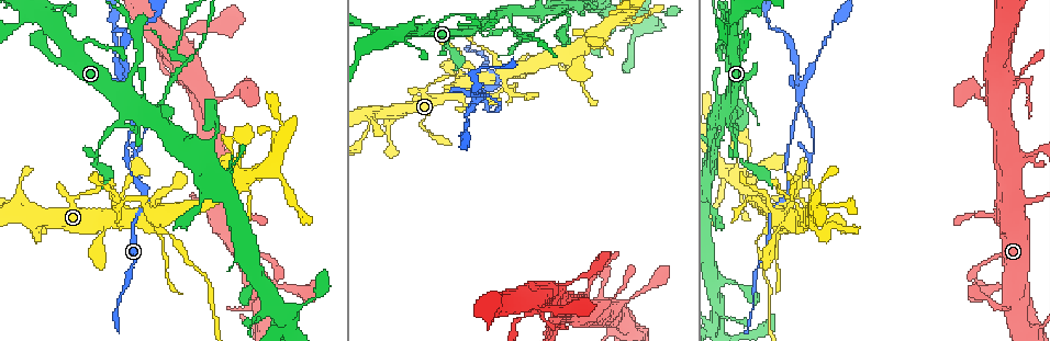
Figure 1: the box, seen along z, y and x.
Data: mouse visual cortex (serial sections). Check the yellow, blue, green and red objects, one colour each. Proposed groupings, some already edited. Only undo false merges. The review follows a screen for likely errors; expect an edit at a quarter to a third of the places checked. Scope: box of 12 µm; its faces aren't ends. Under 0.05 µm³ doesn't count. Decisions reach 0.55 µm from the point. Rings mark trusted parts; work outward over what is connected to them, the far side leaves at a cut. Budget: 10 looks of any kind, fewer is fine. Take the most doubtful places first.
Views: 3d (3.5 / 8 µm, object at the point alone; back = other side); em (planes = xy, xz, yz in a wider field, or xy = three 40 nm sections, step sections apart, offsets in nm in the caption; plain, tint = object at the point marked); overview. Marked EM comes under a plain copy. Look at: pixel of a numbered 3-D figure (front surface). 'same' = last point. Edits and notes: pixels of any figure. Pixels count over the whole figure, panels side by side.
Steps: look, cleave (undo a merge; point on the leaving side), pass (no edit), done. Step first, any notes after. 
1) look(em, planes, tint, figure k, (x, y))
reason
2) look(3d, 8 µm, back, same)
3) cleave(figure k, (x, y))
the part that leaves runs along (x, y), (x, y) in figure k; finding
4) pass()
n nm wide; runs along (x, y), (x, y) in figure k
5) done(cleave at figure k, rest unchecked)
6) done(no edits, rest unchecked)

look(em, xy, step 3, tint, figure 1, (802, 88))
three-way junction

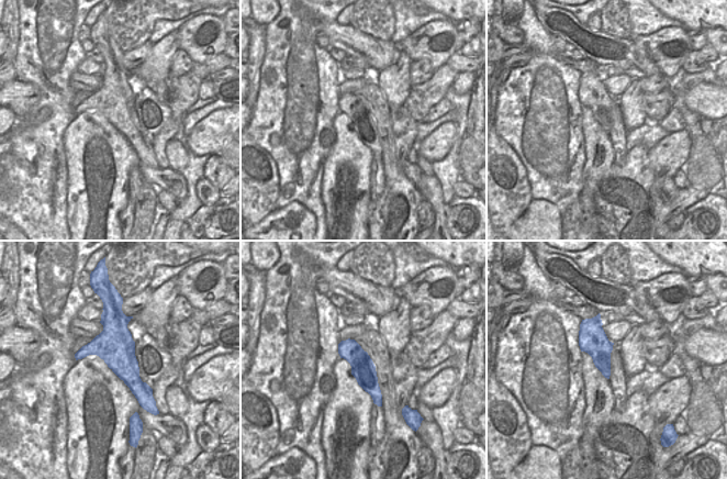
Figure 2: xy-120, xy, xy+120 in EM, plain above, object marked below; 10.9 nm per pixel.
look(3d, 3.5 µm, back, same)
see where the arms go

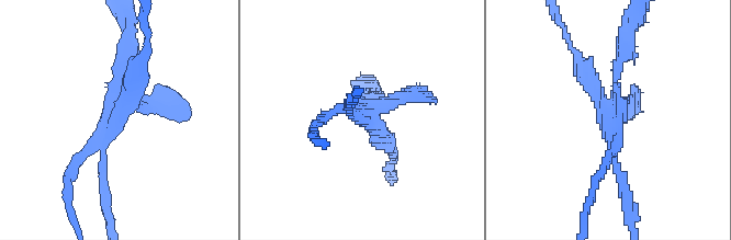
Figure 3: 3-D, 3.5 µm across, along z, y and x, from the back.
cleave(figure 3, (164, 93))
the part that leaves runs along (610, 145), (625, 47) in figure 3; a second cell is stuck on

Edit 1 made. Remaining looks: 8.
look(overview)
redraw

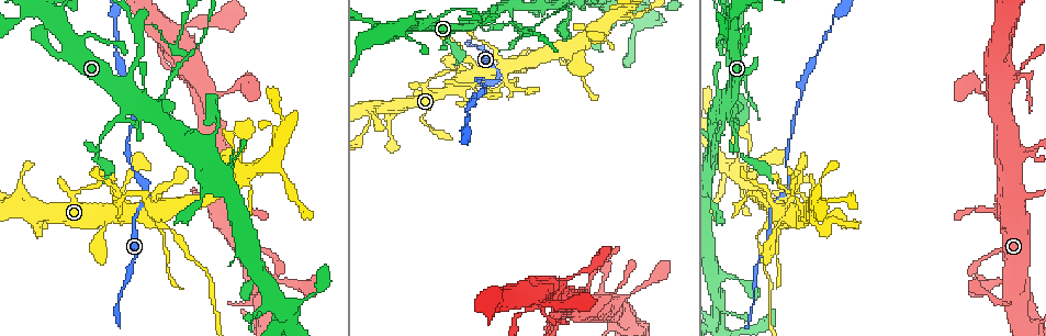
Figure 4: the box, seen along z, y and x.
look(3d, 8 µm, figure 4, (160, 100))
a narrow waist

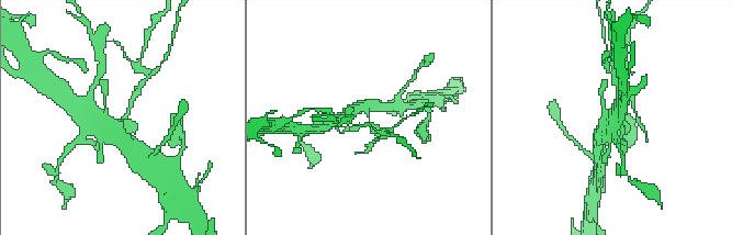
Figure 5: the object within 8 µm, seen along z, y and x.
look(em, xy, step 5, tint, figure 5, (124, 125))

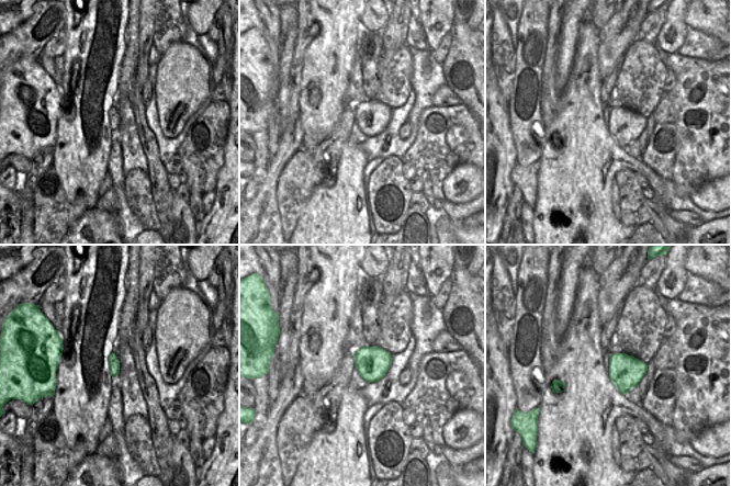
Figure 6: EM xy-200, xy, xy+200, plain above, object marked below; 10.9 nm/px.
pass()
runs along (348, 114), (363, 109), (369, 124), (384, 134) in figure 5; all the same cell

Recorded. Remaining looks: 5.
look(3d, 3.5 µm, back, figure 4, (735, 142))

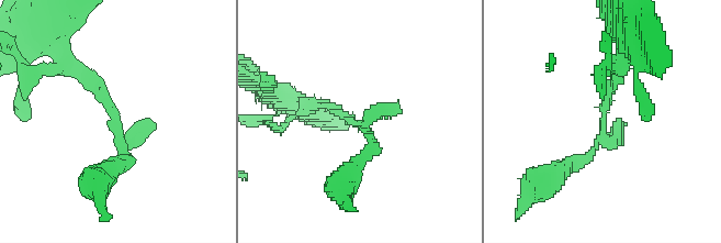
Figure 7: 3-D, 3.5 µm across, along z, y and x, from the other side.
look(em, planes, tint, figure 7, (359, 122))
need the tissue

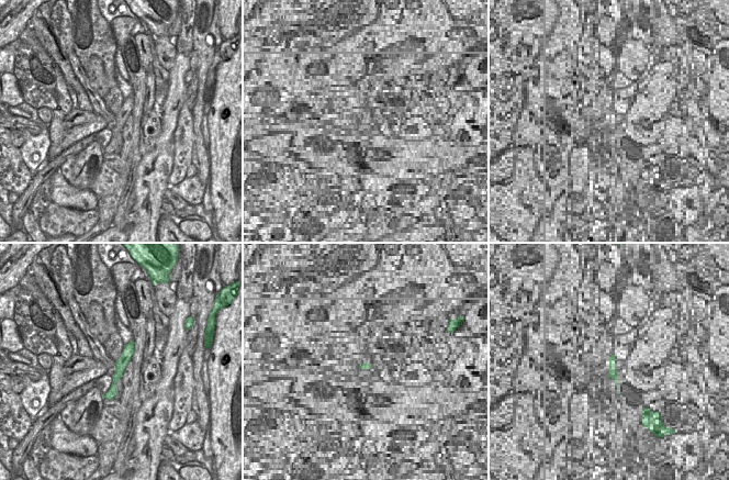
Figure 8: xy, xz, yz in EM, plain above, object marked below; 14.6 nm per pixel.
pass()
runs along (622, 66), (605, 100), (603, 136), (566, 167) in figure 7; continuous, no second cell

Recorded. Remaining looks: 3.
look(3d, 3.5 µm, figure 4, (1018, 153))
narrows sharply

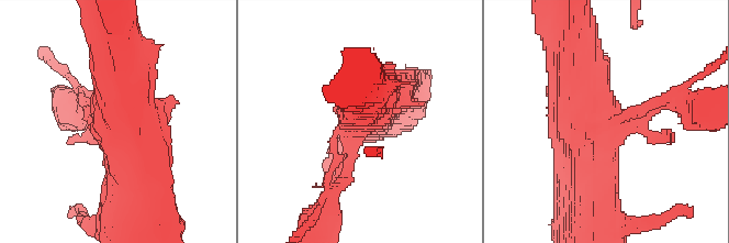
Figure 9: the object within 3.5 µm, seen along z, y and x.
look(em, xy, step 3, tint, figure 9, (602, 122))
now the EM

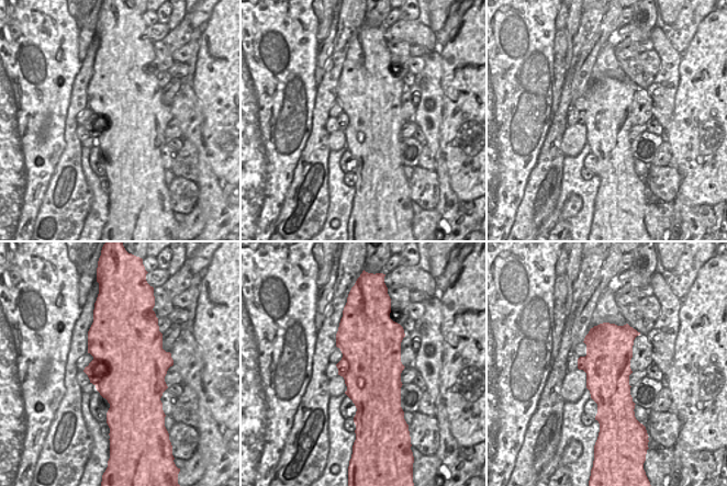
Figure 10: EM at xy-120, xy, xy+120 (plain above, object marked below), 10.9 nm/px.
cleave(figure 9, (672, 98))
the part that leaves runs along (648, 111), (679, 101), (684, 129) in figure 9; a second cell is stuck on

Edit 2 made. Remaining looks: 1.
done(cleave at figure 3, cleave at figure 9, rest unchecked)

